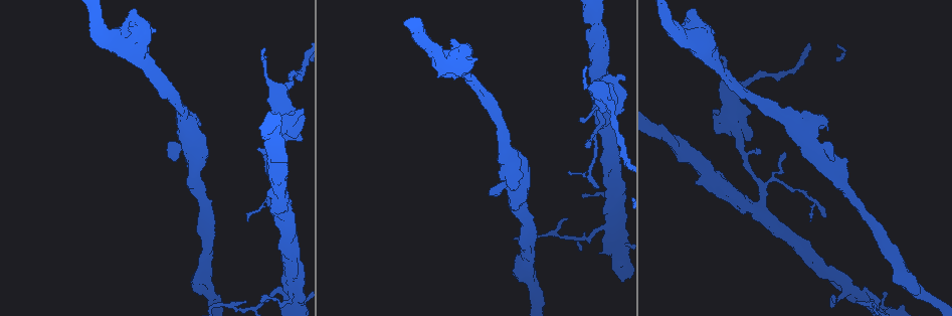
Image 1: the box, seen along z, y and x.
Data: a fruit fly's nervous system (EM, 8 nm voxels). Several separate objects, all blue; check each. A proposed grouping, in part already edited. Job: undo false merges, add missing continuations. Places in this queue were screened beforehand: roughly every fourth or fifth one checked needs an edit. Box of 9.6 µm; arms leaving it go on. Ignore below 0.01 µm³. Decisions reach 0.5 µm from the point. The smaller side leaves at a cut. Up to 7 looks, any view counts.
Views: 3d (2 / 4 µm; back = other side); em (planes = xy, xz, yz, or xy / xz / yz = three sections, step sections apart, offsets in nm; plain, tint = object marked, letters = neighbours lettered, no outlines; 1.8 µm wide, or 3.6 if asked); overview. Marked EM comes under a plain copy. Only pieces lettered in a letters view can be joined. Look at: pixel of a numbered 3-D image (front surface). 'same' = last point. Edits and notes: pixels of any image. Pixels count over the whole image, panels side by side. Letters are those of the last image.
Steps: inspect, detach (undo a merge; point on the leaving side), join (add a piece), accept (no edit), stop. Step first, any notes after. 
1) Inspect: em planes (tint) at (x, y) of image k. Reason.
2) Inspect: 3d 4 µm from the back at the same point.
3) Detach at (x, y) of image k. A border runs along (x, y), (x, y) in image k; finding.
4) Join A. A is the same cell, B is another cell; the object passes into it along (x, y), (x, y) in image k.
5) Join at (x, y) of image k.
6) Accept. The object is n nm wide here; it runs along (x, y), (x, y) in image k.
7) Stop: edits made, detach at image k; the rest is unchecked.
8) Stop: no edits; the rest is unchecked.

Inspect: em 3.6 µm xy step 8 (tint) at (740, 132) of image 1. Arms part here.

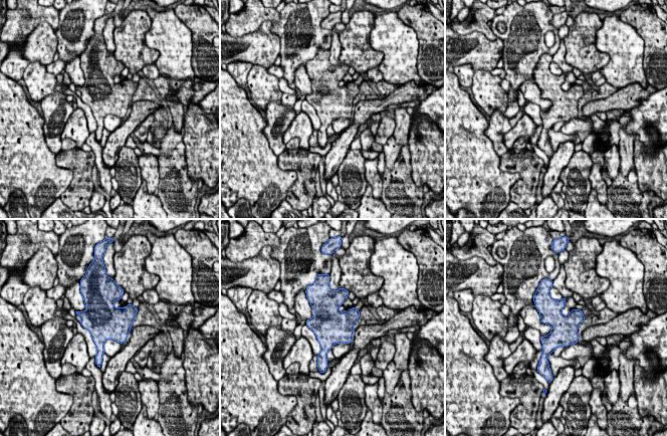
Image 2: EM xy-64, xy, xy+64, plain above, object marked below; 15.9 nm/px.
Inspect: em 3.6 µm planes (letters) at the same point.

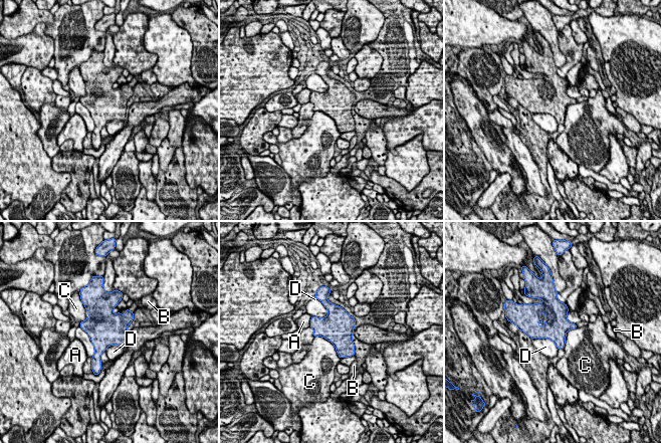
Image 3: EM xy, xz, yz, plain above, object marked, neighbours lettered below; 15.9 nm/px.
Accept. The longest contact is with C, 550 nm; A, B, C and D are other cells; one cell here.

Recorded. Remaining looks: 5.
Inspect: 3d 4 µm at (585, 67) of image 1. Branch stops here.

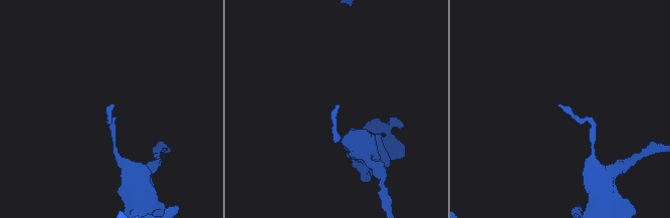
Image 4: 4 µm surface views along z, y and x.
Inspect: em yz step 16 (letters) at (558, 103) of image 4.

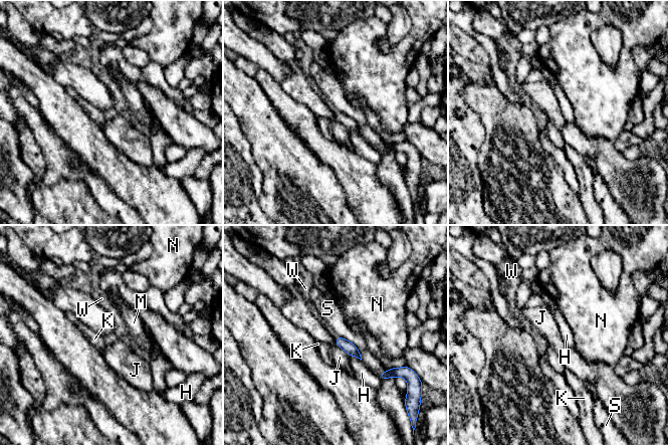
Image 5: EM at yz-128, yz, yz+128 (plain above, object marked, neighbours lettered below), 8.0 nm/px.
Inspect: em planes (letters) at the same point. Another direction.

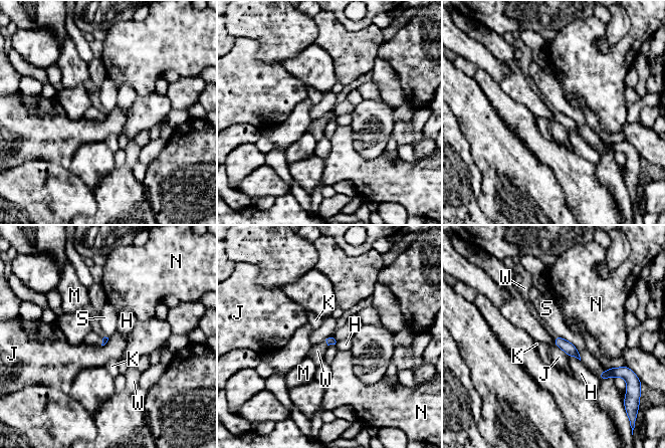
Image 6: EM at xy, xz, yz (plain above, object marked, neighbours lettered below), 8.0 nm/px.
Accept. The longest contact is with S, 300 nm; H, J, K, M, N, S and W are other cells; a border runs along (555, 336), (568, 340), (581, 360) in image 6; no lettered piece goes on from it.

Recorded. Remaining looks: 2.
Inspect: 3d 4 µm from the back at (757, 206) of image 1. Side arm on a straight run.

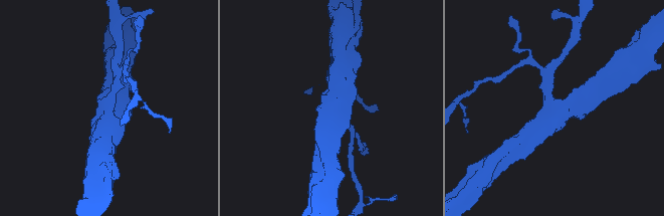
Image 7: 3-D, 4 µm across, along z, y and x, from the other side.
Inspect: em planes (letters) at (335, 109) of image 7. 3 arms meet here; need the tissue.

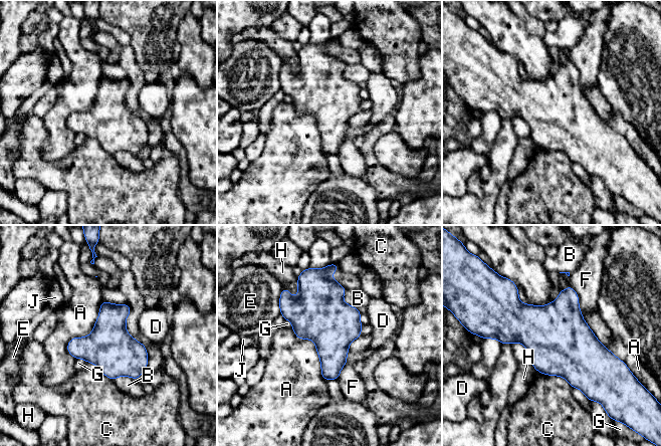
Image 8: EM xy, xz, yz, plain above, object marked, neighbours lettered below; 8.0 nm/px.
Accept. A, B, C, D, E, F, G, H and J are other cells; a border runs along (103, 300), (73, 358) in image 8; continuous, no second cell.

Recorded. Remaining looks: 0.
Stop: no edits; the rest is unchecked.

